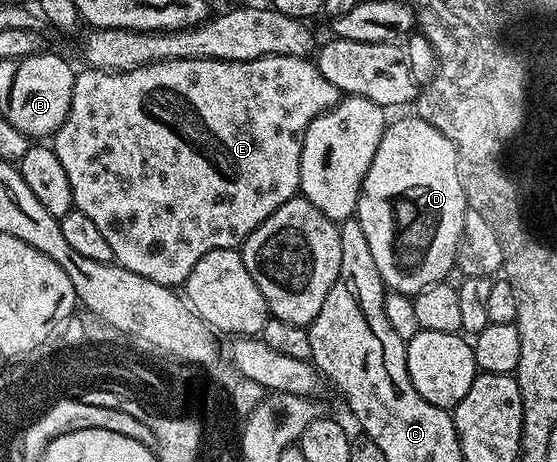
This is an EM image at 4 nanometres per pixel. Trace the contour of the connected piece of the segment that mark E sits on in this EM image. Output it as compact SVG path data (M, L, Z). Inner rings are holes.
M272 56L271 58L248 60L247 62L225 62L224 60L212 60L211 58L189 58L188 60L157 62L151 66L141 66L135 70L123 70L121 72L107 72L104 70L91 70L89 68L83 69L83 71L83 74L81 71L74 79L72 104L70 105L68 116L64 120L62 127L52 136L52 149L56 152L60 164L64 164L64 172L68 172L68 184L72 188L74 209L88 216L88 220L92 220L92 224L96 224L96 228L100 228L100 236L104 236L104 240L108 240L108 244L114 253L113 261L117 265L124 267L128 272L136 272L136 276L144 276L156 284L171 288L181 287L185 283L187 276L189 276L196 264L196 260L200 260L200 256L204 256L213 250L233 250L241 247L242 243L246 241L246 237L261 222L268 220L268 216L272 216L272 212L276 212L276 208L280 208L280 204L284 204L289 198L295 197L299 193L300 187L298 181L300 180L302 138L306 135L308 124L312 124L312 120L316 120L316 116L320 116L325 110L331 110L340 101L340 91L336 88L336 84L328 84L328 80L324 80L324 76L318 71L318 67L313 61L305 58L293 58L292 56Z

